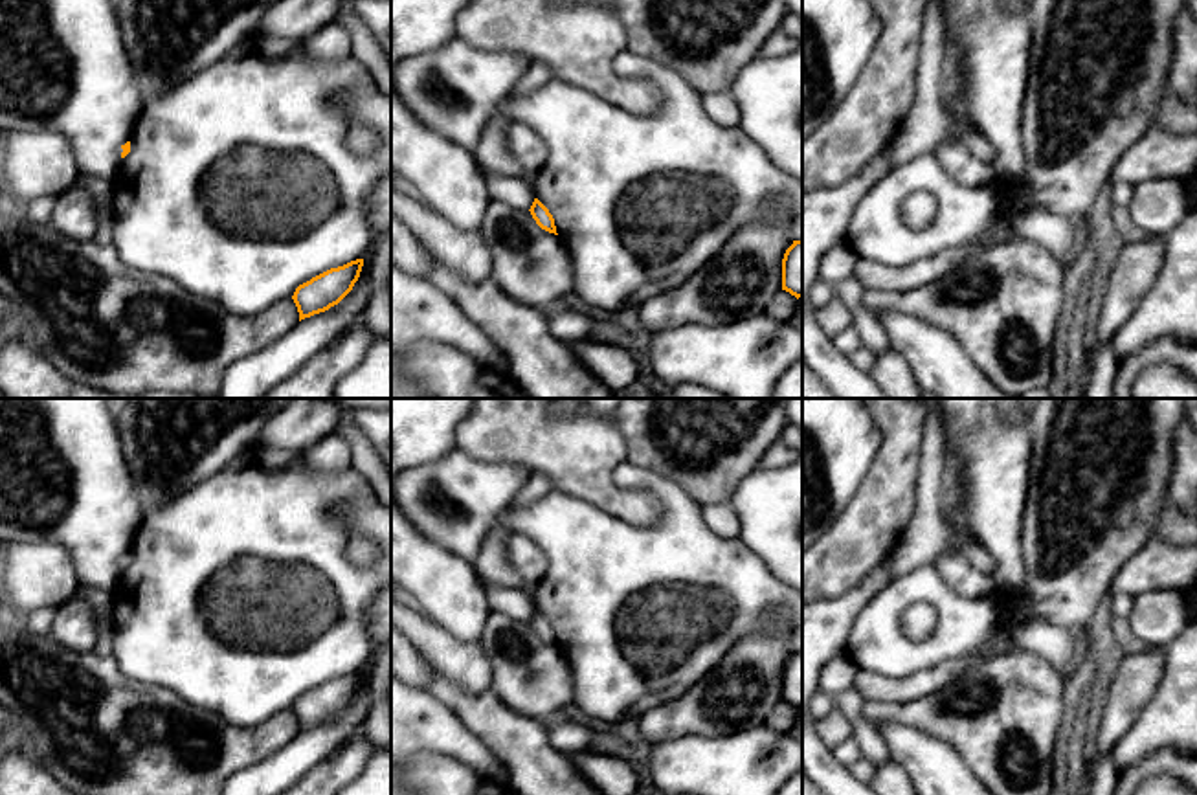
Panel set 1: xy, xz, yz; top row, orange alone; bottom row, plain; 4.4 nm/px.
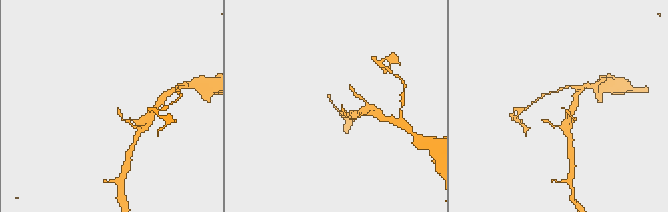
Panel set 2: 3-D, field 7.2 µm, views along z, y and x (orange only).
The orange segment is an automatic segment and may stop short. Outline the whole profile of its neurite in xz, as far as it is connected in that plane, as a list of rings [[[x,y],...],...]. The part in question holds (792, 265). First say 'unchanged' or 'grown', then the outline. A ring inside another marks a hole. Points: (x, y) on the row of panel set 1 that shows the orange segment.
unchanged | [[[793,241],[782,259],[782,290],[802,297],[802,241]]]

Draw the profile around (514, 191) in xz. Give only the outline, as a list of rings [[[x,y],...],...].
[[[483,169],[490,200],[499,200],[510,207],[531,209],[534,191],[529,182],[518,176],[496,174]]]

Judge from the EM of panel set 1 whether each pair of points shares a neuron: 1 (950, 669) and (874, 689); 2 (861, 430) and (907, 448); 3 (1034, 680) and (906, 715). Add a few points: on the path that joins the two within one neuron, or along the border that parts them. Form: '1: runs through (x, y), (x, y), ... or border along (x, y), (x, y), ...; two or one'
1: runs through (931, 680), (909, 689), (893, 689); one
2: border along (874, 417), (882, 443), (865, 478); two
3: runs through (1003, 711), (977, 722), (937, 718); one

